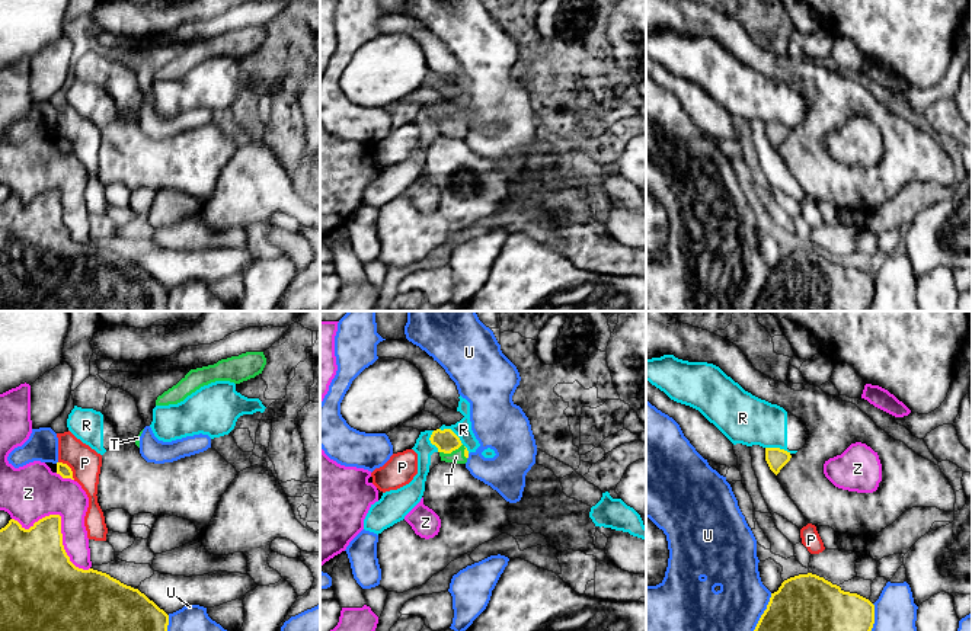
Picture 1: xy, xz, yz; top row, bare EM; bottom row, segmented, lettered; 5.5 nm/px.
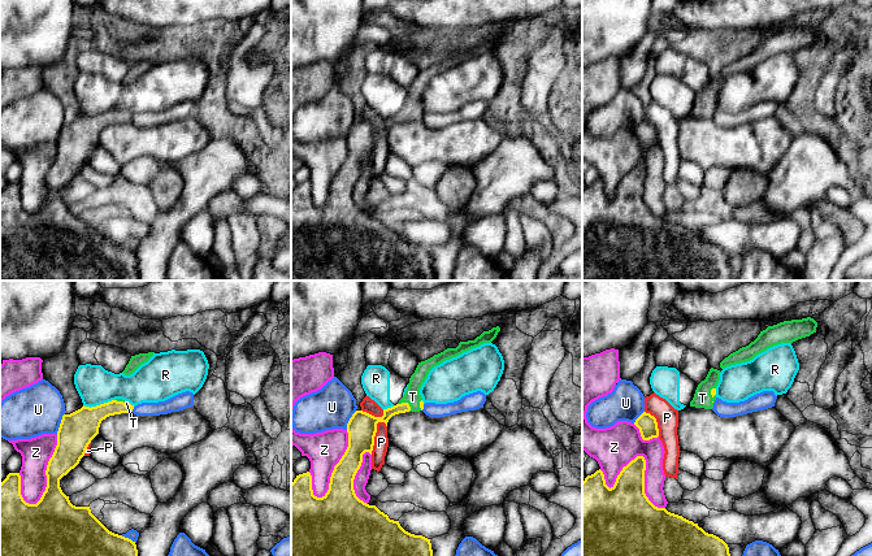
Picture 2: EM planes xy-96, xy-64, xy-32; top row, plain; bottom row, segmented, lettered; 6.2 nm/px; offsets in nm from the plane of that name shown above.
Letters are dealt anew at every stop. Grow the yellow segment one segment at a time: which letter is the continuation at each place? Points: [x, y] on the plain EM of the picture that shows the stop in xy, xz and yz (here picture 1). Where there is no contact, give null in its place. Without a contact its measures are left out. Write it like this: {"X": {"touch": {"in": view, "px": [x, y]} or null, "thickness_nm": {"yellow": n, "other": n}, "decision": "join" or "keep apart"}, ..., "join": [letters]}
{"P": {"touch": {"in": "xy", "px": [70, 143]}, "thickness_nm": {"yellow": 70, "other": 170}, "decision": "keep apart"}, "R": {"touch": {"in": "xz", "px": [457, 111]}, "thickness_nm": {"yellow": 120, "other": 100}, "decision": "keep apart"}, "T": {"touch": {"in": "xz", "px": [457, 122]}, "thickness_nm": {"yellow": 120, "other": 80}, "decision": "join"}, "U": {"touch": {"in": "yz", "px": [761, 290]}, "thickness_nm": {"yellow": 500, "other": 400}, "decision": "keep apart"}, "Z": {"touch": {"in": "xy", "px": [60, 198]}, "thickness_nm": {"yellow": 360, "other": 300}, "decision": "keep apart"}, "join": ["T"]}

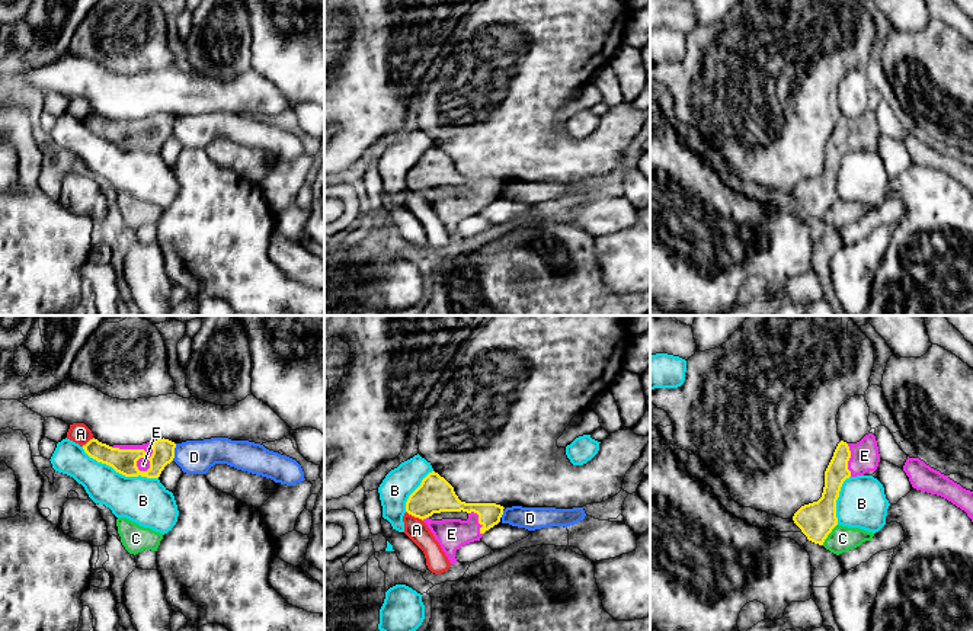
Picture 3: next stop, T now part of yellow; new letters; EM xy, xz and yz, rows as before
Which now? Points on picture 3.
{"A": {"touch": {"in": "xz", "px": [415, 191]}, "thickness_nm": {"yellow": 200, "other": 120}, "decision": "keep apart"}, "B": {"touch": {"in": "xy", "px": [119, 147]}, "thickness_nm": {"yellow": 140, "other": 260}, "decision": "keep apart"}, "C": {"touch": {"in": "yz", "px": [829, 207]}, "thickness_nm": {"yellow": 200, "other": 140}, "decision": "keep apart"}, "D": {"touch": {"in": "xy", "px": [173, 127]}, "thickness_nm": {"yellow": 130, "other": 190}, "decision": "keep apart"}, "E": {"touch": {"in": "xy", "px": [135, 124]}, "thickness_nm": {"yellow": 140, "other": 70}, "decision": "join"}, "join": ["E"]}

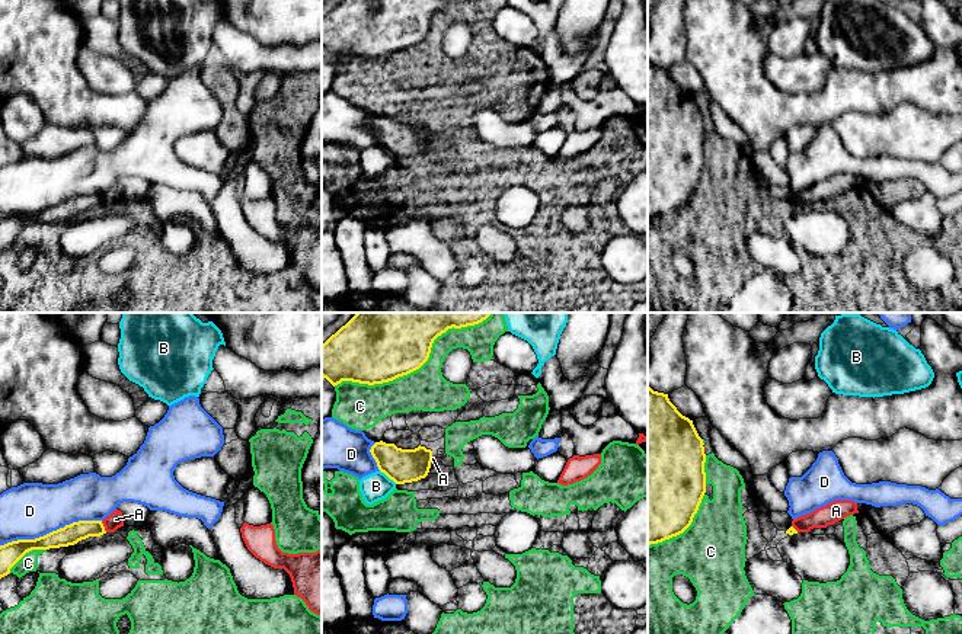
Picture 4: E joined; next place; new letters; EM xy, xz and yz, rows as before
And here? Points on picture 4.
{"A": {"touch": {"in": "xy", "px": [104, 201]}, "thickness_nm": {"yellow": 110, "other": 90}, "decision": "keep apart"}, "B": {"touch": {"in": "xz", "px": [389, 151]}, "thickness_nm": {"yellow": 190, "other": 160}, "decision": "keep apart"}, "C": {"touch": {"in": "xz", "px": [406, 48]}, "thickness_nm": {"yellow": 320, "other": 240}, "decision": "keep apart"}, "D": {"touch": {"in": "xy", "px": [50, 207]}, "thickness_nm": {"yellow": 120, "other": 300}, "decision": "keep apart"}, "join": []}

